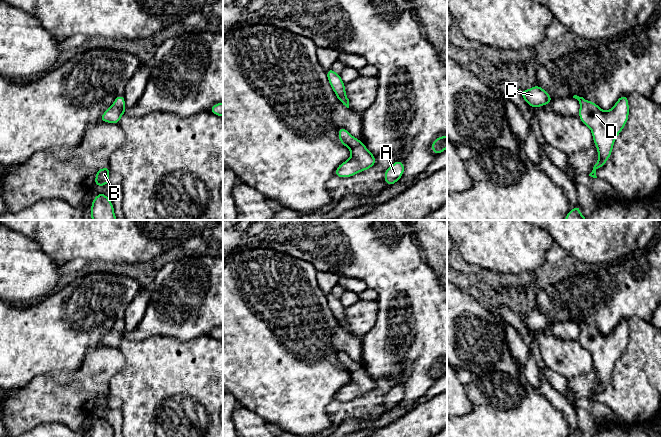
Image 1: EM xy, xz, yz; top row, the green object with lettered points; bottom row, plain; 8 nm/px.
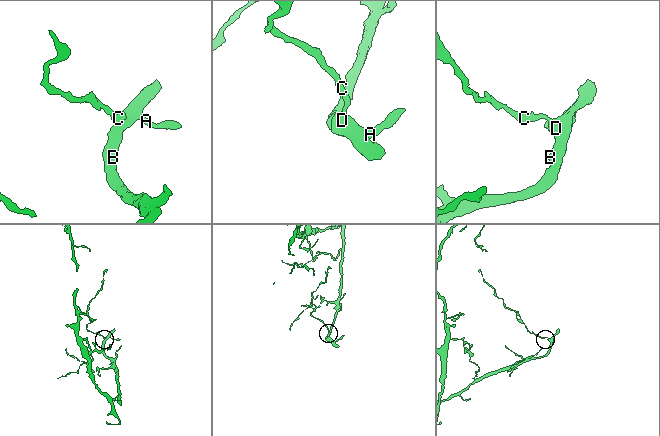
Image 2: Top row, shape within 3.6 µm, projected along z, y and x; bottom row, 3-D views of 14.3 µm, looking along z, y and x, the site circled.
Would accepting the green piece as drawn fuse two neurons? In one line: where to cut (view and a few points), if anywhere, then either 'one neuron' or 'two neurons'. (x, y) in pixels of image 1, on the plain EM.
no cut; one neuron

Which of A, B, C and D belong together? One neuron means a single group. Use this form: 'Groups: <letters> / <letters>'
Groups: A B C D

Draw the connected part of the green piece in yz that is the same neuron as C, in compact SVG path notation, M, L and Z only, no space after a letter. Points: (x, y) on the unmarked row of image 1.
M536 309L528 314L520 314L525 326L536 333L553 325L550 319L540 310Z

